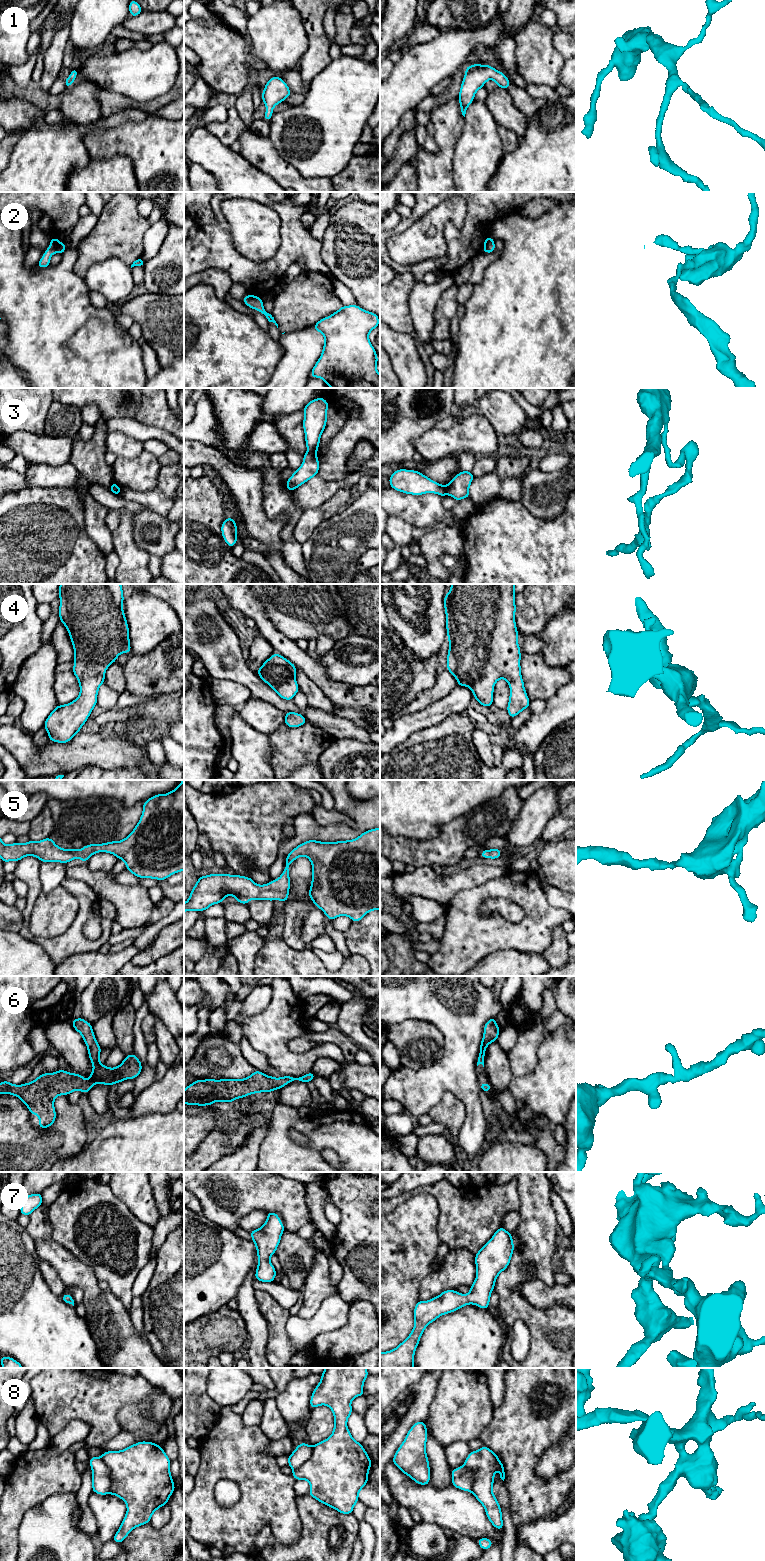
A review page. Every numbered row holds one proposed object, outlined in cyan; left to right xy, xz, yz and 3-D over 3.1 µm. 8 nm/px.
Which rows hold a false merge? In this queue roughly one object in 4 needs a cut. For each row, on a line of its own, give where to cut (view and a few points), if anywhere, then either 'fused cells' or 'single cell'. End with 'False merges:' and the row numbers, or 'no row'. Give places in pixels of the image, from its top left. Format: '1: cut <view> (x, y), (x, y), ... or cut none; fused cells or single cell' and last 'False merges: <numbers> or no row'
1: cut none; single cell
2: cut none; single cell
3: cut xz (308, 451), (315, 453); fused cells
4: cut none; single cell
5: cut none; single cell
6: cut none; single cell
7: cut none; single cell
8: cut none; single cell
False merges: 3

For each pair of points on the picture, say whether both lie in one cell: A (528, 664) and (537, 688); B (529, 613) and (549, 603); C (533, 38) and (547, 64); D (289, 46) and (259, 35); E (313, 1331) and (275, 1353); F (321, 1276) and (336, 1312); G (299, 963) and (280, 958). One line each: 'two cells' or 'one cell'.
A: one cell
B: one cell
C: one cell
D: one cell
E: two cells
F: two cells
G: one cell

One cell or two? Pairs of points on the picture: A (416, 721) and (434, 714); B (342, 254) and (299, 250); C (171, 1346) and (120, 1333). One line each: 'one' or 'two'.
A: one
B: two
C: two

